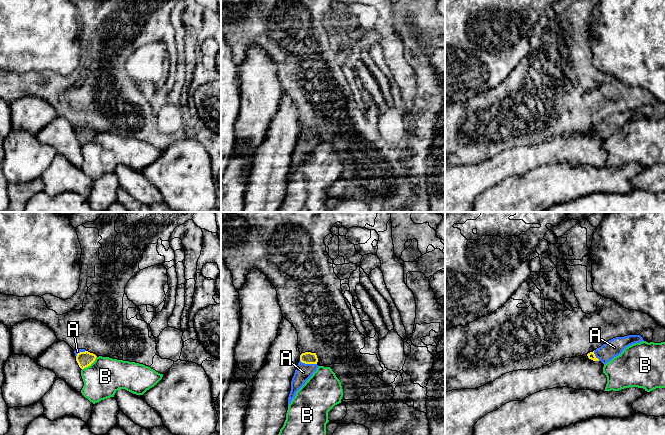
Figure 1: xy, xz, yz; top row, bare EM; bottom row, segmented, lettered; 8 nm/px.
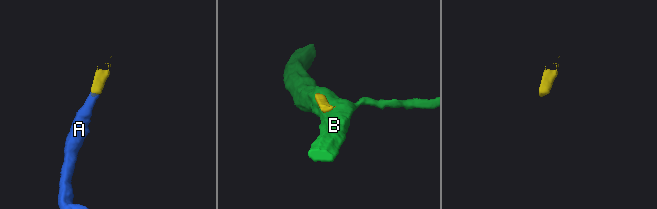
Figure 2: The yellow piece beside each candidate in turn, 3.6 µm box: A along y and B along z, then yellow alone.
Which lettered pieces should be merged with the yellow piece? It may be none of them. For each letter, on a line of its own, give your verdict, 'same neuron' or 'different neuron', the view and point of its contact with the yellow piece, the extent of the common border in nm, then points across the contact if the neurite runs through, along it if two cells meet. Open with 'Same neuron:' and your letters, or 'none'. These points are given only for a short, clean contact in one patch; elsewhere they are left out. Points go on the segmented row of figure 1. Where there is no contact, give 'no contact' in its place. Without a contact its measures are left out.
Same neuron: A
A: same neuron; contact xz (308, 363); length 140 nm; way xz (308, 358), (308, 363), (303, 372)
B: different neuron; contact xy (90, 364); length 160 nm

